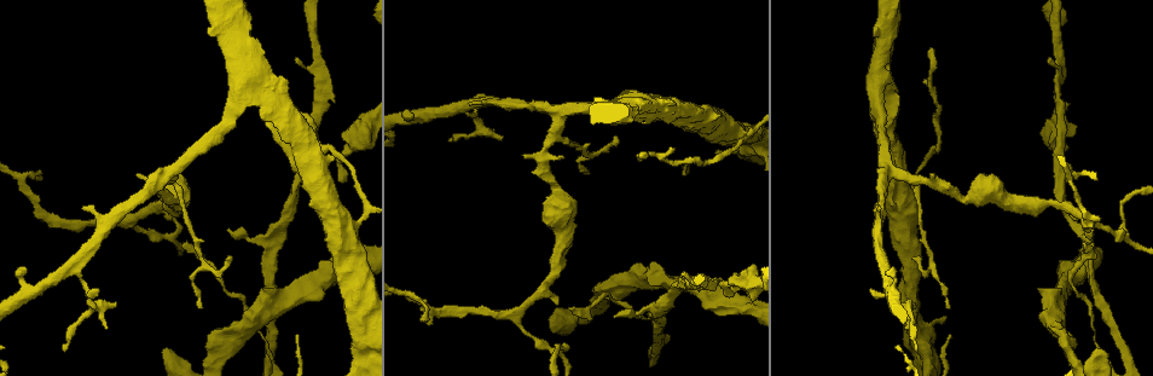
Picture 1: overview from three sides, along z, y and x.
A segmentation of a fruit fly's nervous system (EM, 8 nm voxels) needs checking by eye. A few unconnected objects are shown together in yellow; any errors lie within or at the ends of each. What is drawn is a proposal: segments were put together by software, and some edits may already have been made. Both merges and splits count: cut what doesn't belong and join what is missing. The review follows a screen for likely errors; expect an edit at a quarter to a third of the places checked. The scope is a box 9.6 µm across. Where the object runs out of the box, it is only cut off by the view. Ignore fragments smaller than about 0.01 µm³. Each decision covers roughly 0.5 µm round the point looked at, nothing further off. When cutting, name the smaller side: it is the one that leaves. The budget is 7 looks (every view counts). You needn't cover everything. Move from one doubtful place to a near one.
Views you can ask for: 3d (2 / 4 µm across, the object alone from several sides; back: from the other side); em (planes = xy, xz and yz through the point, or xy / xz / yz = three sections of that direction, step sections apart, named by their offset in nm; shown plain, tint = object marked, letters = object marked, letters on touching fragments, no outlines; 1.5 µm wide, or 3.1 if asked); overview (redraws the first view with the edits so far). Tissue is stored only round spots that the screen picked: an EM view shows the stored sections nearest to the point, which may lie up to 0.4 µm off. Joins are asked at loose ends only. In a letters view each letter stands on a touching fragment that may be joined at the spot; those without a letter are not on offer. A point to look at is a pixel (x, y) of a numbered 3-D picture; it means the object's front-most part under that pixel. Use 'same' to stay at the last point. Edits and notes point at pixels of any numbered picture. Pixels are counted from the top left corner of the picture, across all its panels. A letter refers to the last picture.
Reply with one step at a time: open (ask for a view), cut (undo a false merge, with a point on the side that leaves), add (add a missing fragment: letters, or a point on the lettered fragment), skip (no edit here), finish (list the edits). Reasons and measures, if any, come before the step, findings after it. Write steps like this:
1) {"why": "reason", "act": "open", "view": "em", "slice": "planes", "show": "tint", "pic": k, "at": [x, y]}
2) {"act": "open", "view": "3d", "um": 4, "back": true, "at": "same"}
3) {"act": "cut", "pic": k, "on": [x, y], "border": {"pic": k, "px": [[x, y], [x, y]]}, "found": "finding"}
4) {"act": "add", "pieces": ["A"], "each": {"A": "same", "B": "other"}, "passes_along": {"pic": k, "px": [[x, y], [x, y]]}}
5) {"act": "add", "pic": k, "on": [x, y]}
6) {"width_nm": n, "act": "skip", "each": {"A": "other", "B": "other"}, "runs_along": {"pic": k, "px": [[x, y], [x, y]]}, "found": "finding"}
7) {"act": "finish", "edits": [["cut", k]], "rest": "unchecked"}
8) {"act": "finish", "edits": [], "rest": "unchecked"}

{"why": "free end", "act": "open", "view": "em", "slice": "yz", "step": 4, "show": "letters", "pic": 1, "at": [294, 59]}

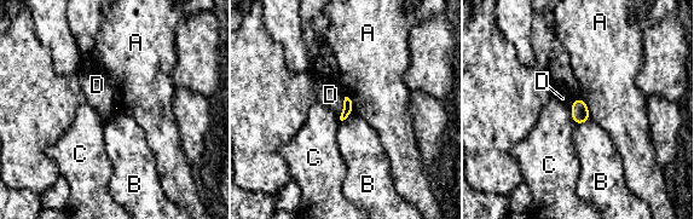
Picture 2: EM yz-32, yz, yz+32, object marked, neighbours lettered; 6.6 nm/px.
{"act": "skip", "each": {"A": "other", "B": "other", "C": "other", "D": "other"}, "border": {"pic": 2, "px": [[345, 96], [342, 111], [339, 117]]}, "found": "no lettered fragment goes on from it"}

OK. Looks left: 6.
{"why": "thin end", "act": "open", "view": "3d", "um": 4, "pic": 1, "at": [640, 157]}

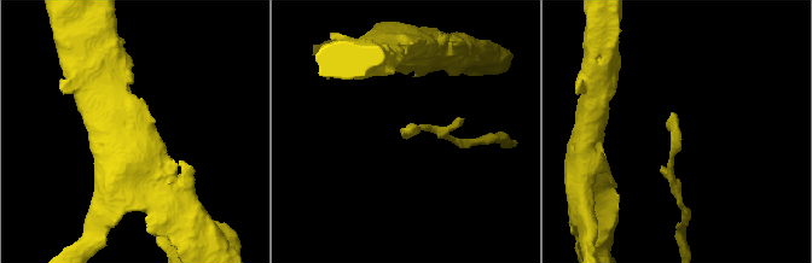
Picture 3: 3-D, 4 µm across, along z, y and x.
{"act": "open", "view": "em", "slice": "planes", "show": "letters", "pic": 3, "at": [407, 132]}

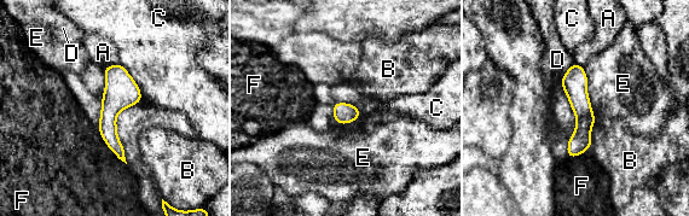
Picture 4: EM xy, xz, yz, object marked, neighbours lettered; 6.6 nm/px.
{"act": "skip", "each": {"A": "other", "B": "other", "C": "other", "D": "other", "E": "other", "F": "other"}, "border": {"pic": 4, "px": [[583, 66], [596, 120]]}, "found": "no lettered fragment goes on from it"}

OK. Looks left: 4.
{"why": "thin end", "act": "open", "view": "3d", "um": 4, "pic": 1, "at": [617, 137]}

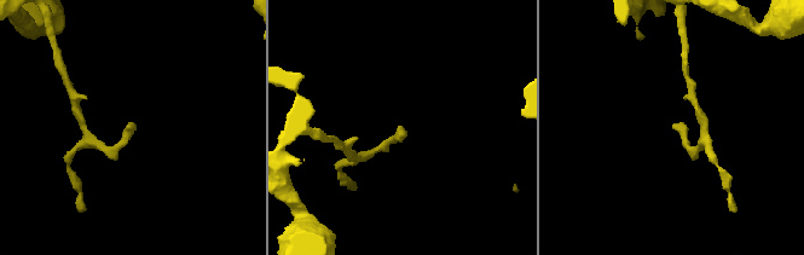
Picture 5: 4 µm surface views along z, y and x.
{"why": "now the EM", "act": "open", "view": "em", "slice": "yz", "step": 4, "show": "letters", "pic": 5, "at": [673, 124]}

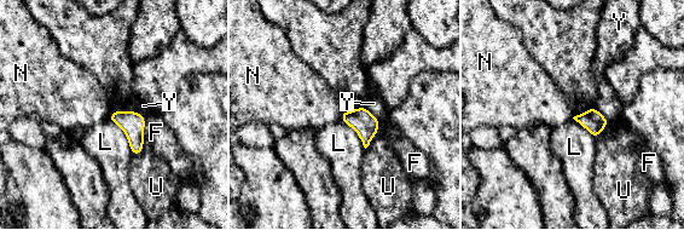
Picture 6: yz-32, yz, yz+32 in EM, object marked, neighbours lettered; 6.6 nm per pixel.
{"width_nm": 150, "act": "skip", "each": {"F": "other", "L": "other", "N": "other", "U": "other", "Y": "other"}, "border": {"pic": 6, "px": [[343, 111], [338, 119]]}, "found": "none of them fits"}

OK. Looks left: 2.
{"act": "finish", "edits": [], "rest": "unchecked"}

